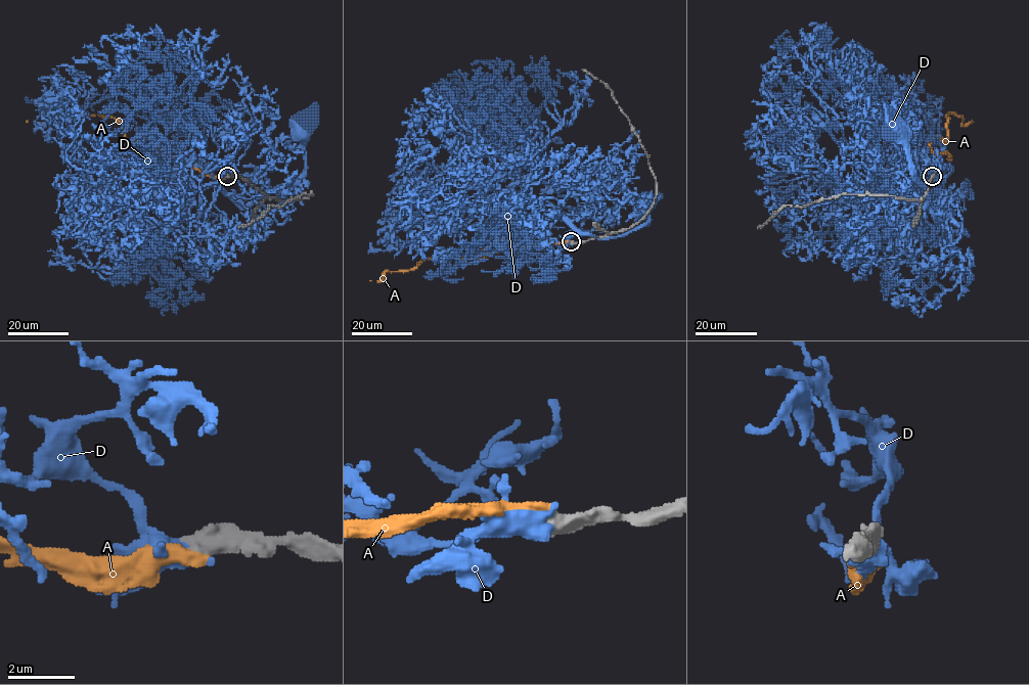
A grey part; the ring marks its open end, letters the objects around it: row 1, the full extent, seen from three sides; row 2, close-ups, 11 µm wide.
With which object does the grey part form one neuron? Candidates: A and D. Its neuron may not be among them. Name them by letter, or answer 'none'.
A

